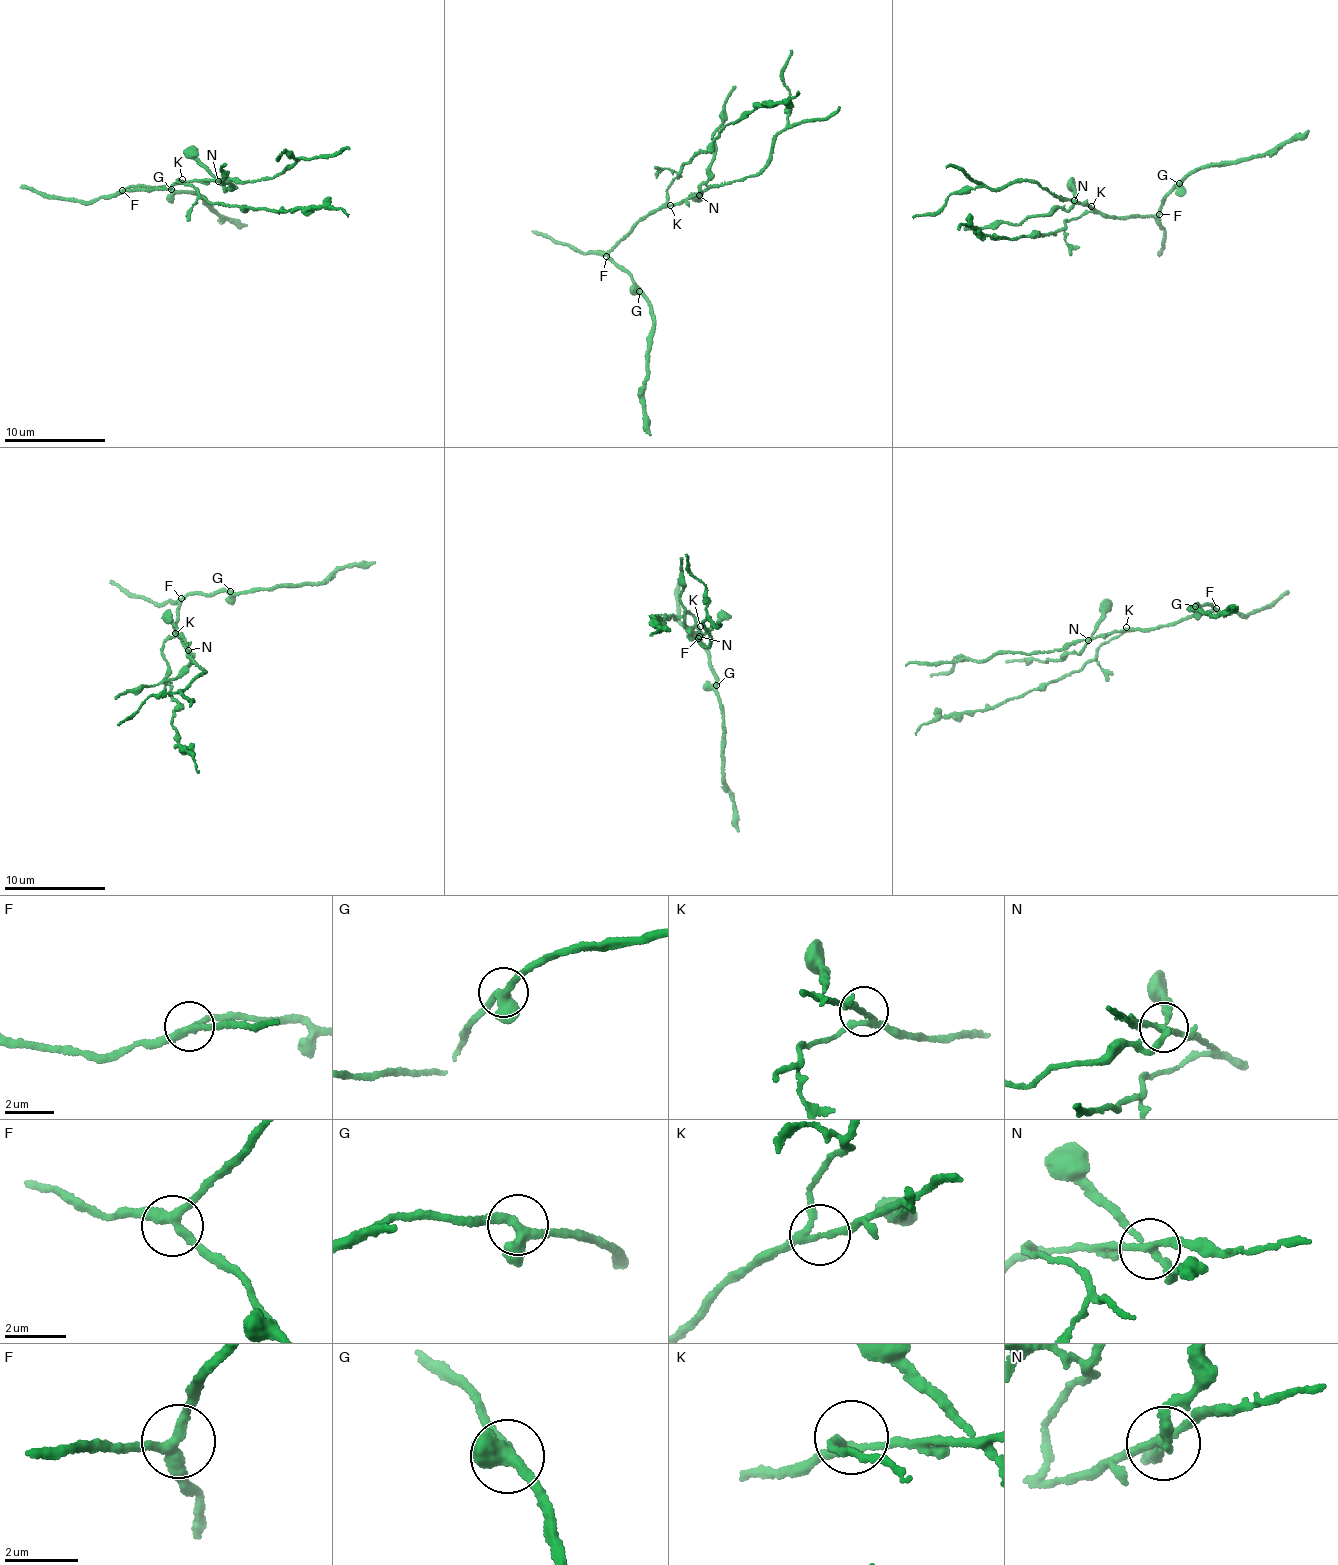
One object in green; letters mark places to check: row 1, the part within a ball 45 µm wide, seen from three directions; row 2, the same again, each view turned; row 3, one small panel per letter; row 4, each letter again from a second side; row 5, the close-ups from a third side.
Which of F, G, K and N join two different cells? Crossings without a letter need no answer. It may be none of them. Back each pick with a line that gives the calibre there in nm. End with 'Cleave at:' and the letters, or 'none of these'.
N: calibre 200 nm
Cleave at: N

